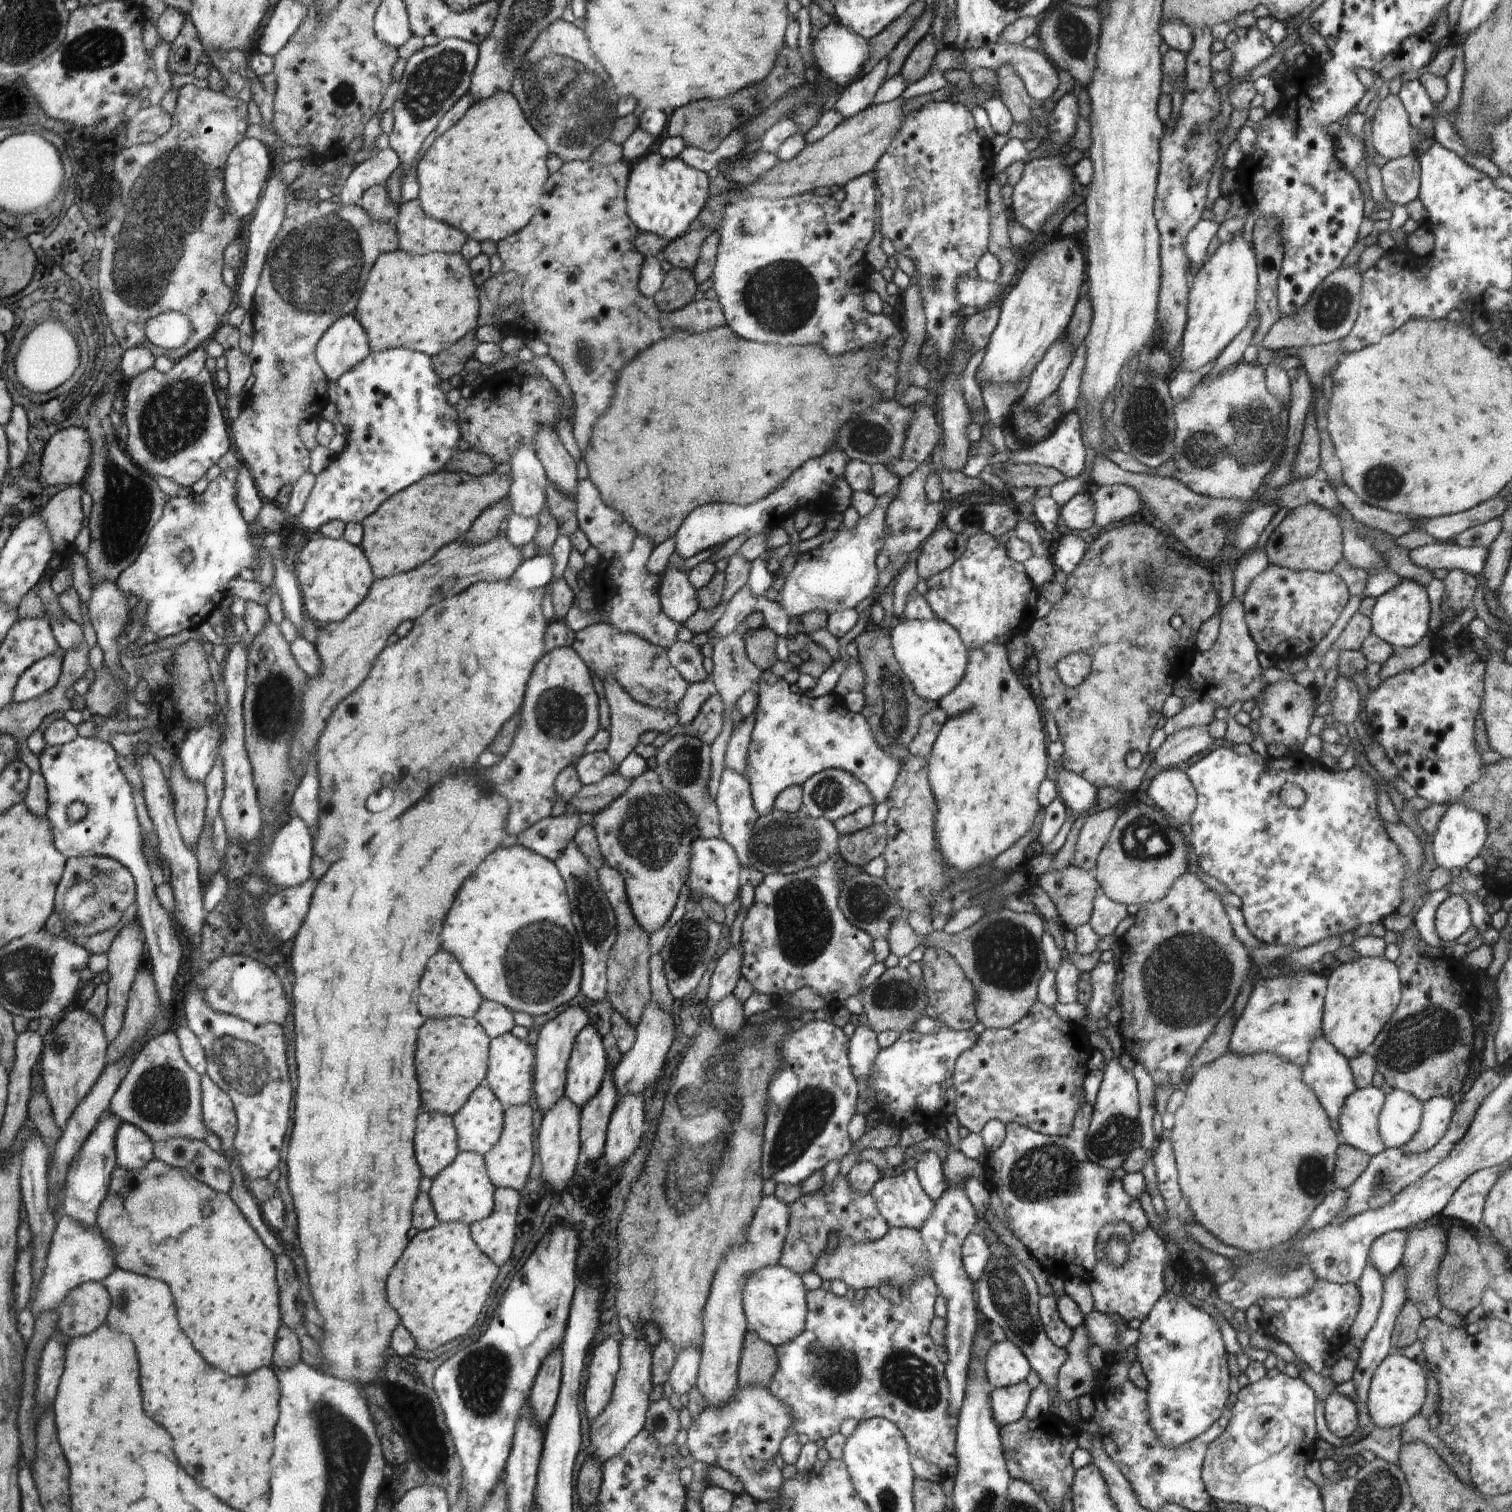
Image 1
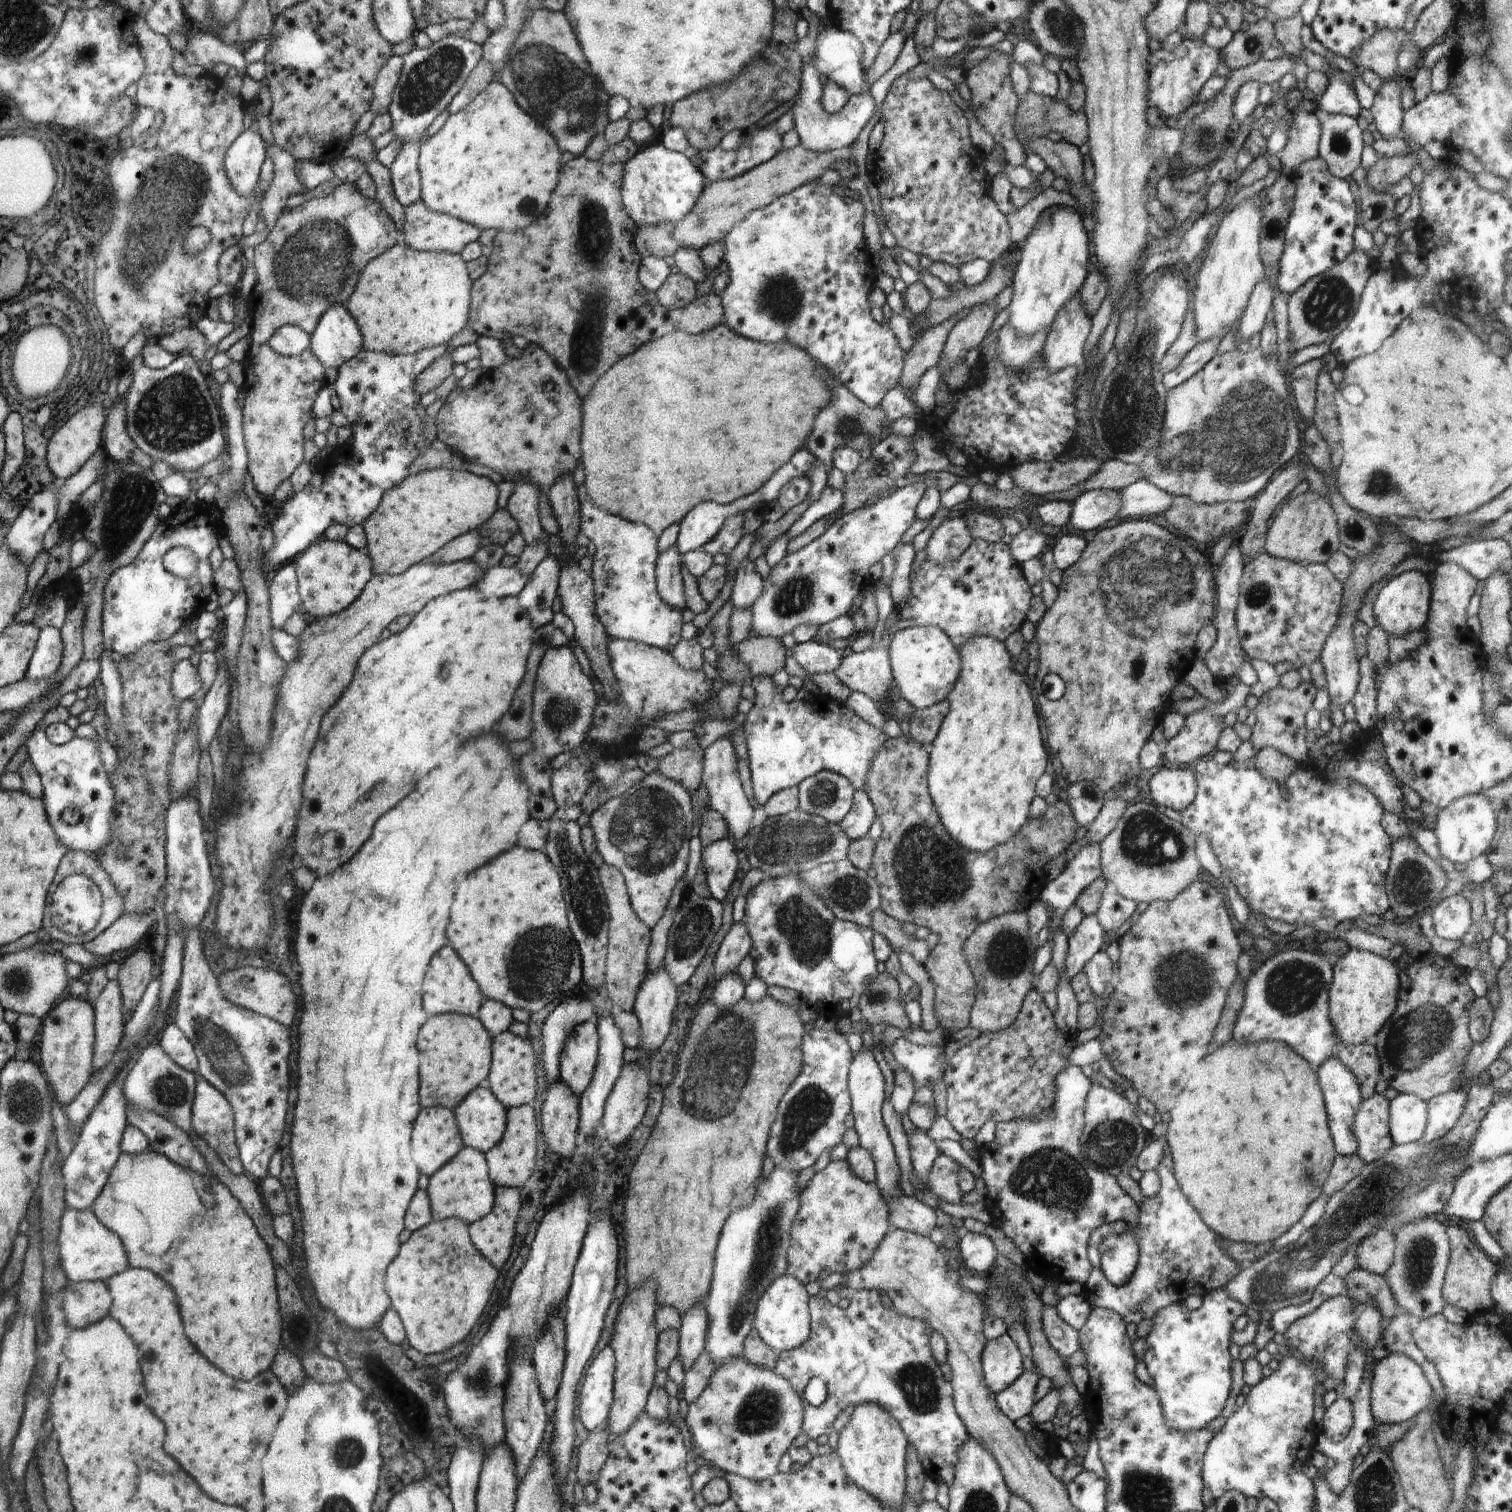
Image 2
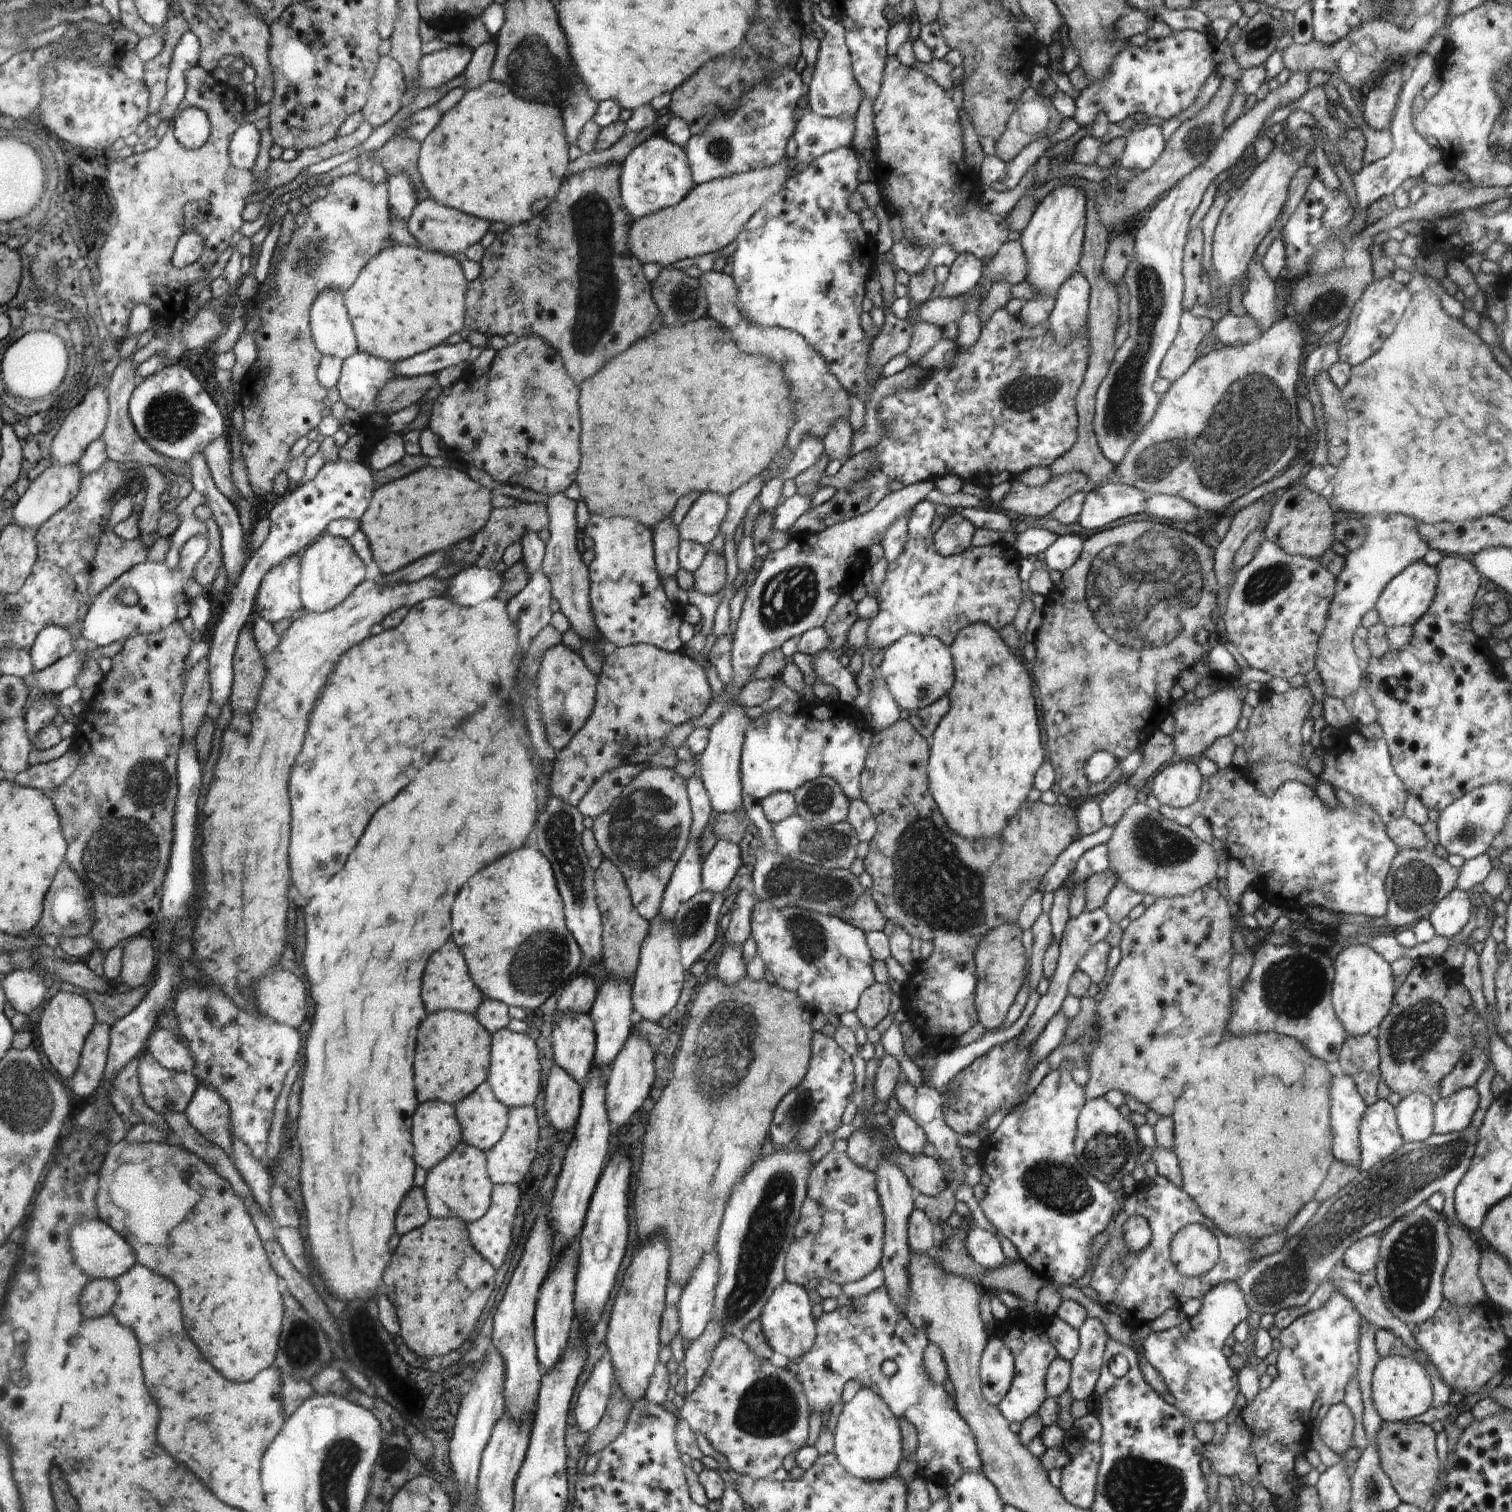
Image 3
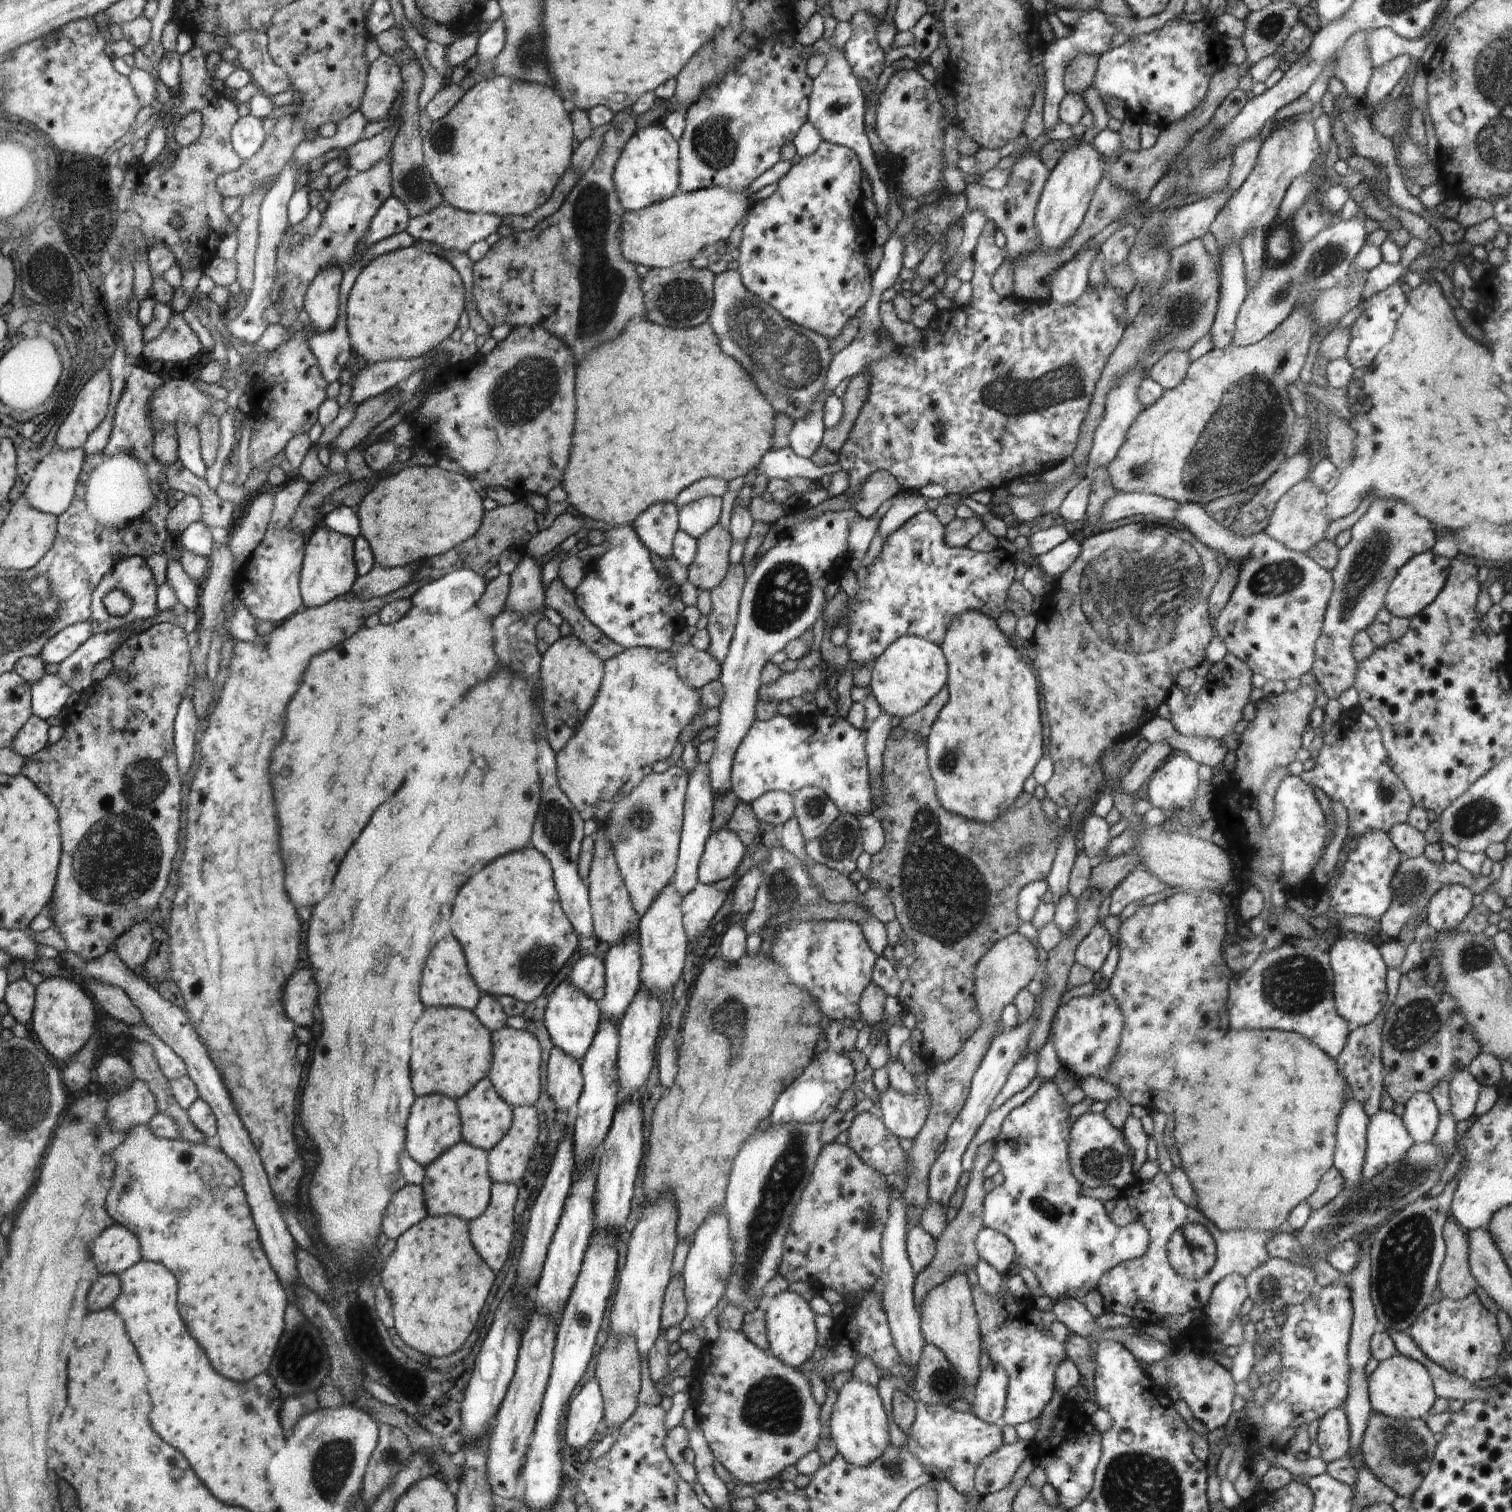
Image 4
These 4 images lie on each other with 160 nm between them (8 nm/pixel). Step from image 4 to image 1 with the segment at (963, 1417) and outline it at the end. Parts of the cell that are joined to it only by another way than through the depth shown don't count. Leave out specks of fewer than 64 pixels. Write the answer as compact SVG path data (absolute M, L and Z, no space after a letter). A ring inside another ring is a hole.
M930 1274L919 1278L913 1283L911 1290L902 1295L902 1302L900 1304L892 1303L884 1296L881 1296L879 1289L867 1289L866 1296L862 1301L856 1299L847 1300L845 1297L836 1297L831 1290L824 1291L822 1288L814 1291L809 1291L807 1295L808 1300L808 1315L807 1315L807 1329L799 1338L785 1343L783 1346L775 1348L777 1353L777 1360L779 1361L779 1368L772 1376L771 1382L767 1386L770 1393L774 1394L791 1409L792 1417L794 1418L794 1432L799 1434L806 1434L809 1441L816 1443L818 1440L825 1440L828 1436L836 1434L840 1428L840 1422L844 1418L854 1418L860 1423L875 1418L884 1418L891 1421L892 1424L898 1426L903 1437L906 1438L910 1446L910 1452L922 1460L928 1460L932 1464L936 1464L945 1477L955 1476L957 1468L959 1467L958 1456L956 1453L956 1438L958 1437L958 1421L957 1414L948 1414L948 1382L947 1376L944 1376L944 1364L938 1360L936 1356L936 1346L934 1346L934 1338L931 1336L931 1323L937 1316L934 1312L935 1299L938 1296L938 1288L935 1286Z

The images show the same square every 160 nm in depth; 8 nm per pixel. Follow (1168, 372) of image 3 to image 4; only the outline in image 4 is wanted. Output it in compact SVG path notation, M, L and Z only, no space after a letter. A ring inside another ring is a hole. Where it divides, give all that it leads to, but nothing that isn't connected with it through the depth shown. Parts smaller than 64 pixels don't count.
M1168 351L1151 368L1148 378L1160 384L1162 390L1176 388L1187 375L1190 363L1188 351Z

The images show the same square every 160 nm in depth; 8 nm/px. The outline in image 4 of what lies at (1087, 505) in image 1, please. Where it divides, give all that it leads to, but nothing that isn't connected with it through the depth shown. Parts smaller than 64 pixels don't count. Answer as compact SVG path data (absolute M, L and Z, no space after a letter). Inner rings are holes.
M1116 493L1103 506L1102 522L1116 522L1128 516L1151 514L1157 520L1173 520L1177 511L1175 500L1152 493Z

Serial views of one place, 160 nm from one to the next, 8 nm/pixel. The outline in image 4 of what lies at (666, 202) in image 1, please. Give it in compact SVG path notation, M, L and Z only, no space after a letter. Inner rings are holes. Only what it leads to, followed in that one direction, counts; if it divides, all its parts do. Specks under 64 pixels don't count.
M663 125L638 128L621 152L615 167L614 181L620 204L626 211L639 211L664 199L670 199L680 189L680 153L676 139Z

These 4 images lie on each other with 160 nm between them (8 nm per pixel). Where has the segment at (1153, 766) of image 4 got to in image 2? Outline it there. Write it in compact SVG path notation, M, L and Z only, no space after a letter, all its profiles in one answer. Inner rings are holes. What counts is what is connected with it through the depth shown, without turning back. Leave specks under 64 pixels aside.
M1120 798L1105 800L1105 804L1102 806L1100 812L1098 812L1098 816L1096 816L1094 822L1088 826L1086 838L1089 839L1092 844L1094 844L1094 842L1101 843L1102 840L1114 830L1118 820L1124 815L1128 806L1129 802L1120 800Z

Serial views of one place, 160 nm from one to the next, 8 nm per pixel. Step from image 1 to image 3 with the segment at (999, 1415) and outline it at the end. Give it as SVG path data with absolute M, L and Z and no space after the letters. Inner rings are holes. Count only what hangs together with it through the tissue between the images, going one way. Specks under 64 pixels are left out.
M1024 1314L1008 1317L1006 1322L1001 1322L1001 1329L997 1331L997 1336L1002 1338L1011 1346L1011 1352L1015 1354L1016 1374L1011 1389L1007 1397L1000 1400L998 1409L1008 1422L1024 1423L1024 1420L1036 1415L1040 1406L1045 1402L1045 1377L1050 1364L1059 1357L1058 1350L1051 1344L1050 1338L1046 1334L1046 1325L1037 1325L1028 1322Z

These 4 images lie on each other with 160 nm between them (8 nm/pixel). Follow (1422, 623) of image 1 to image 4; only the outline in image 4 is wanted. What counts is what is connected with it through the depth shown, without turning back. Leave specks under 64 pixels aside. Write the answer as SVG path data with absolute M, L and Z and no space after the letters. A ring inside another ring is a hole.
M1433 549L1417 554L1408 560L1402 568L1399 568L1396 578L1392 580L1385 596L1386 608L1392 616L1406 617L1411 619L1420 611L1423 611L1440 594L1446 584L1451 560L1445 556L1437 555Z

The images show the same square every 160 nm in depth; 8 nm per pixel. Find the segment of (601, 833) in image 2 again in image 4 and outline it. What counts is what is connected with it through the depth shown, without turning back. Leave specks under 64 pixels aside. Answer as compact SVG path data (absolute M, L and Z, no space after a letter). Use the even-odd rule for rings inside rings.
M648 647L629 648L622 651L619 655L605 660L604 664L606 667L604 667L604 680L600 687L599 698L595 700L594 706L587 712L586 718L578 724L578 729L575 731L575 734L572 735L567 746L564 747L562 751L558 751L555 754L559 787L570 799L572 806L574 806L584 821L588 819L596 821L595 814L597 813L598 803L612 800L613 796L616 796L617 792L621 790L622 786L629 780L632 772L636 772L636 770L640 770L641 768L643 769L644 766L652 767L652 764L658 762L658 760L668 761L674 746L676 746L677 737L680 736L680 732L682 732L684 726L688 726L688 724L692 722L701 704L700 690L690 688L690 686L680 678L677 672L675 658L672 657L672 654L668 651L659 651ZM670 766L662 773L644 776L626 798L615 803L608 818L608 836L618 858L632 906L638 916L646 915L660 892L672 882L679 862L683 816L687 800L689 772Z

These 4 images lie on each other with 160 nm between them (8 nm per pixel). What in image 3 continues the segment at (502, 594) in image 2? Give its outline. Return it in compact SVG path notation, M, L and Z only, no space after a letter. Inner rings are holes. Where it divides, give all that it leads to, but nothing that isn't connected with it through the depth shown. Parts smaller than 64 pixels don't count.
M469 567L448 579L447 596L462 606L476 606L498 597L504 584L503 574L495 569Z

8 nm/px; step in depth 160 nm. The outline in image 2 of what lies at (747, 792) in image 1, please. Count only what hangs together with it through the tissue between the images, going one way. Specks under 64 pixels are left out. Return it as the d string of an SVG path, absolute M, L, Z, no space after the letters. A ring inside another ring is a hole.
M728 737L718 738L712 746L704 750L706 763L704 764L704 788L708 790L709 807L715 812L723 814L727 822L729 840L738 842L750 834L751 822L755 806L752 805L746 790L743 788L742 778L739 776L738 753L735 744Z

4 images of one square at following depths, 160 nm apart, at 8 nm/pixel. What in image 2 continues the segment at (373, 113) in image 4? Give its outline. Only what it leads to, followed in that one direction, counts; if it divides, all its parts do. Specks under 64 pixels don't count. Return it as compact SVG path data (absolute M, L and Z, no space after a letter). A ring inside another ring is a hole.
M393 54L387 66L380 71L376 80L374 103L372 112L375 116L388 113L390 102L392 102L392 92L398 84L398 76L402 72L403 58Z

